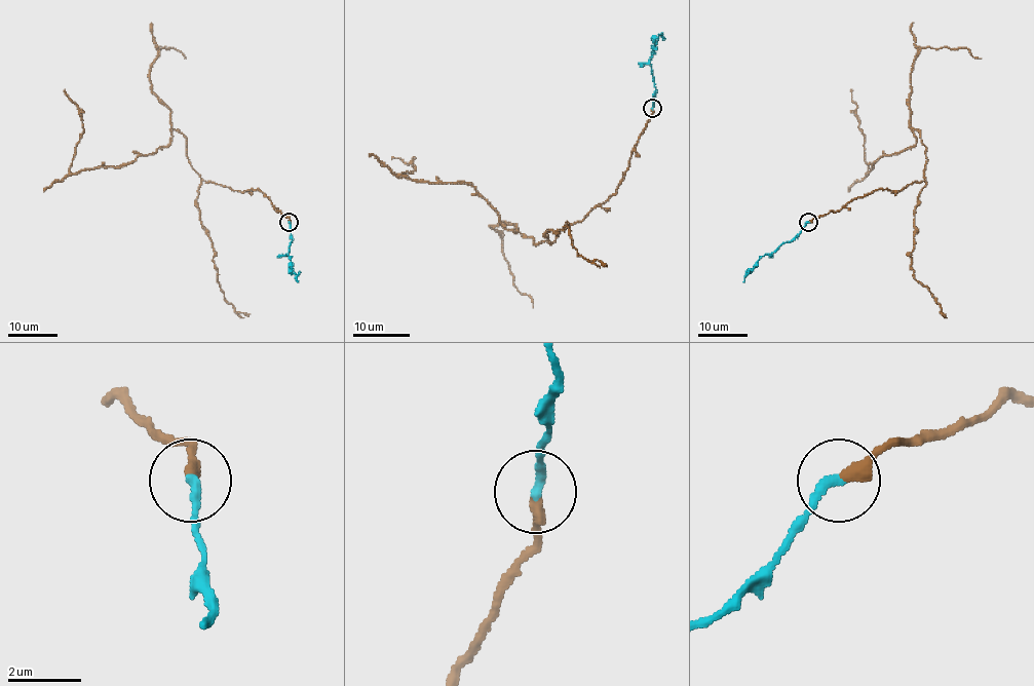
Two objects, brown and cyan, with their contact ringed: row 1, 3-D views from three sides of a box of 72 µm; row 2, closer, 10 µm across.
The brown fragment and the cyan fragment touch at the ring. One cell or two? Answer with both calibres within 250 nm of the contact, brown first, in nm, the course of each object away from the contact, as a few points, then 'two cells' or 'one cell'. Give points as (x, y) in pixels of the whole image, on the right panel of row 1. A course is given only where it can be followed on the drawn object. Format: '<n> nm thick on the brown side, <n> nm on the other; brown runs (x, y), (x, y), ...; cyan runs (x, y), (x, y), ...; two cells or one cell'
360 nm thick on the brown side, 260 nm on the other; brown runs (808, 223), (880, 189), (924, 180), (925, 146), (915, 128), (913, 146), (882, 154), (868, 174), (850, 89); cyan runs (808, 223), (791, 239), (764, 255), (742, 281); one cell

